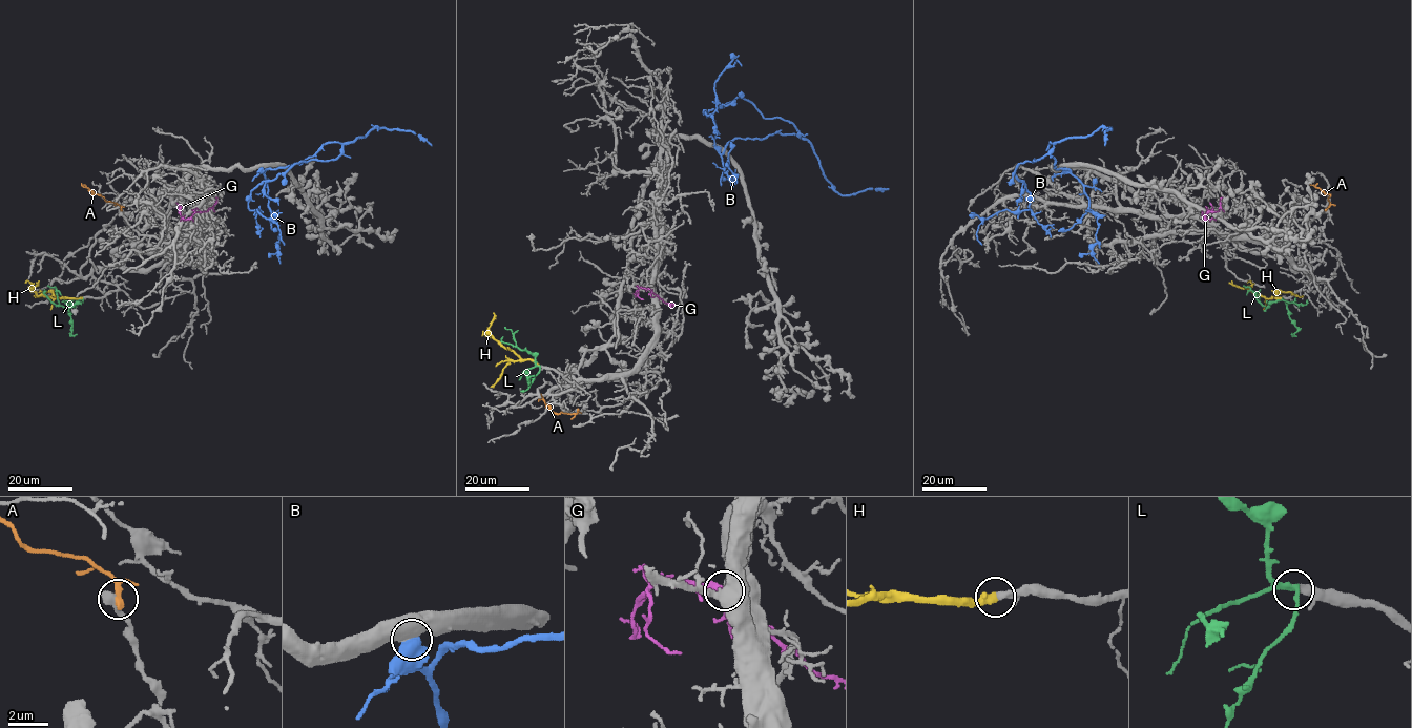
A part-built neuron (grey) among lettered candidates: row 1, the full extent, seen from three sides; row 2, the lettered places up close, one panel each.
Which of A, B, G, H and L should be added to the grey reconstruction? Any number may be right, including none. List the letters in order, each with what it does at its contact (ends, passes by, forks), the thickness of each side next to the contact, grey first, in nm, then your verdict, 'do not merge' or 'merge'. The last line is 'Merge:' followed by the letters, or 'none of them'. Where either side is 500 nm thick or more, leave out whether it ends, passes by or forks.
A: calibres 550 and 280 nm; do not merge
B: calibres 800 and 850 nm; do not merge
G: calibres 700 and 240 nm; merge
H: it ends; calibres 320 and 360 nm; merge
L: it passes by; calibres 360 and 240 nm; do not merge
Merge: G, H

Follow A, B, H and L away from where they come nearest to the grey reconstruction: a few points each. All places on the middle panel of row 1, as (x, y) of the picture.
A: (578, 410), (572, 414), (555, 413), (540, 394)
B: (718, 148), (800, 138), (741, 97), (705, 112), (724, 71), (741, 65)
H: (539, 366), (532, 360), (523, 360), (495, 339), (489, 330), (493, 313)
L: (539, 367), (534, 355), (516, 346), (513, 334), (504, 327)

